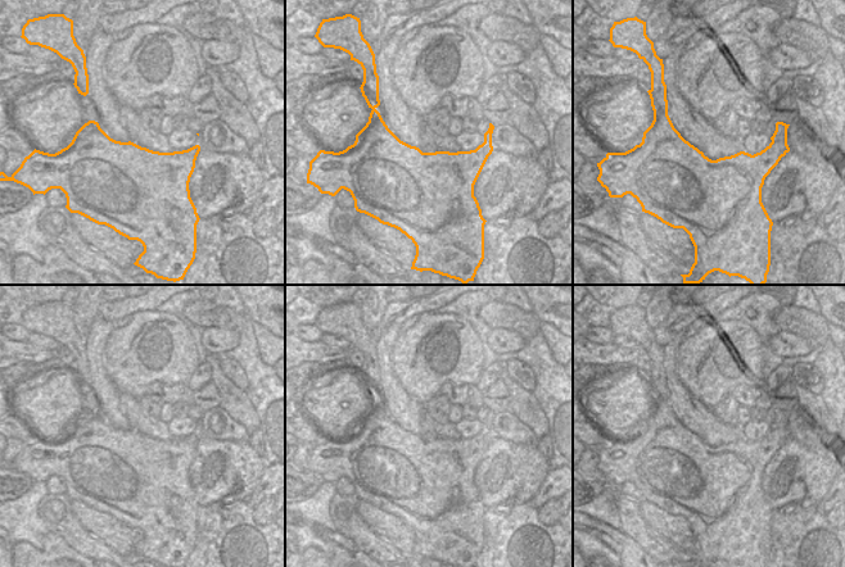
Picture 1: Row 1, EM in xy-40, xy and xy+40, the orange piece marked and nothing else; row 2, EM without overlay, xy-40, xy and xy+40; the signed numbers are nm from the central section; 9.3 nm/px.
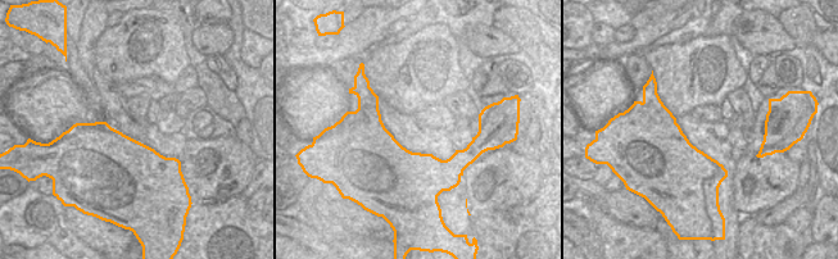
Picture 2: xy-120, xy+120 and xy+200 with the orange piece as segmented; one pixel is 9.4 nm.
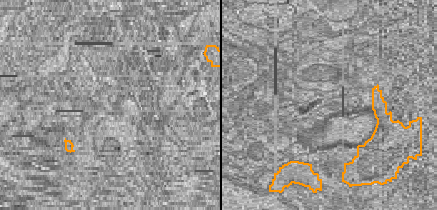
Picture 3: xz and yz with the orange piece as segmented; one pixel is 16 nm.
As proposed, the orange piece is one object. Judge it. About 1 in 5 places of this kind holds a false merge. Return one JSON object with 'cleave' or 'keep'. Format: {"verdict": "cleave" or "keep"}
{"verdict": "keep"}

